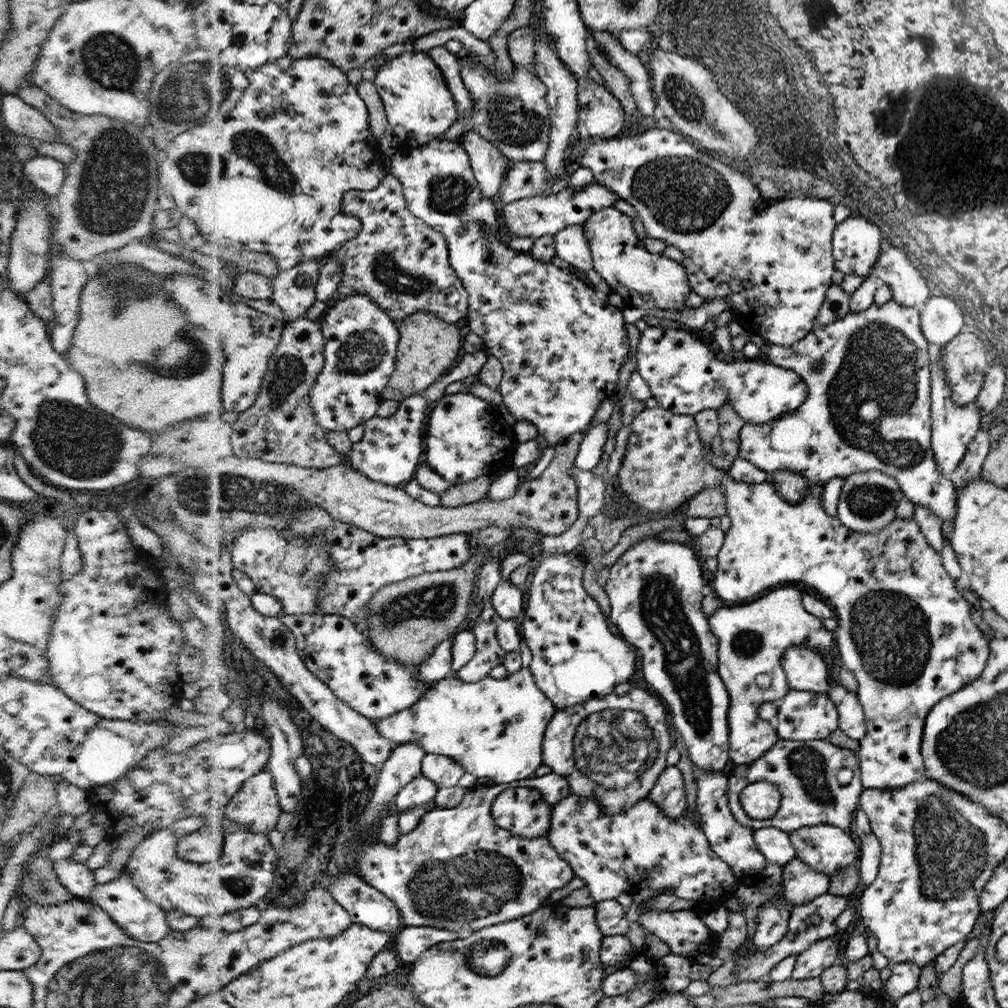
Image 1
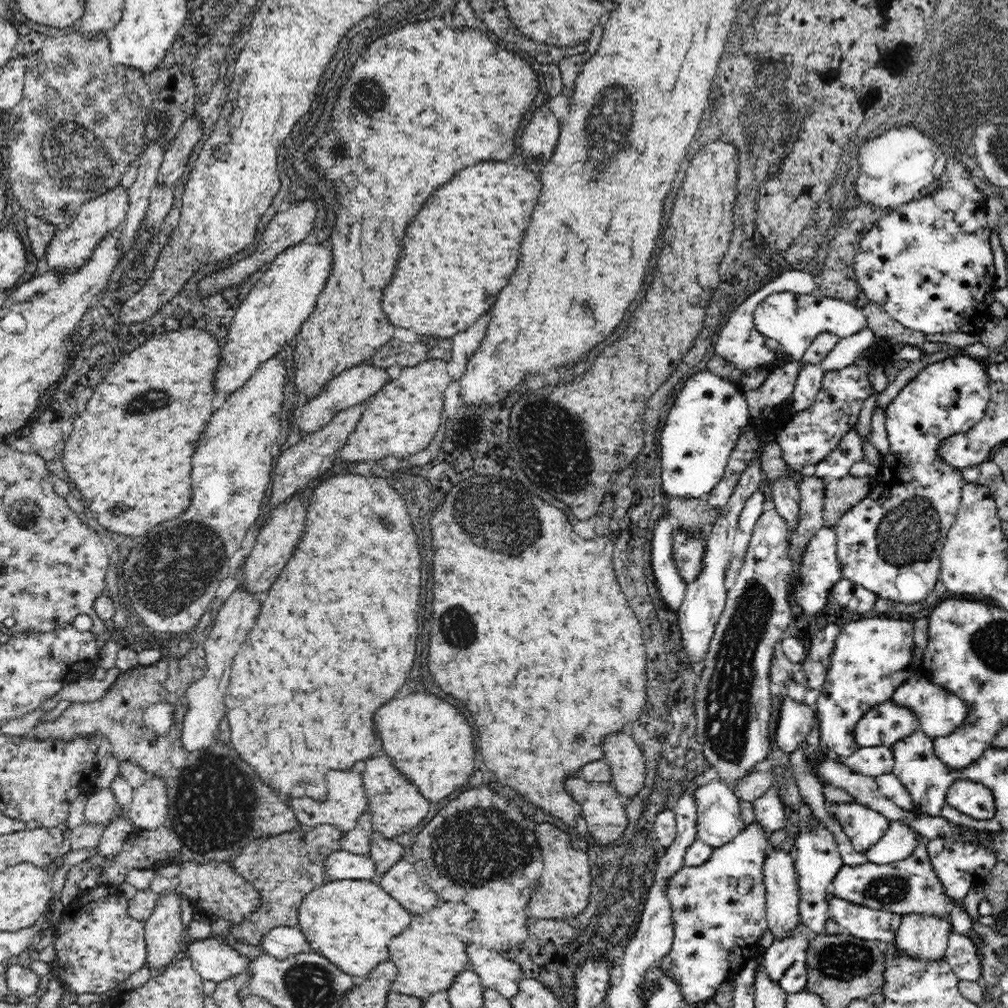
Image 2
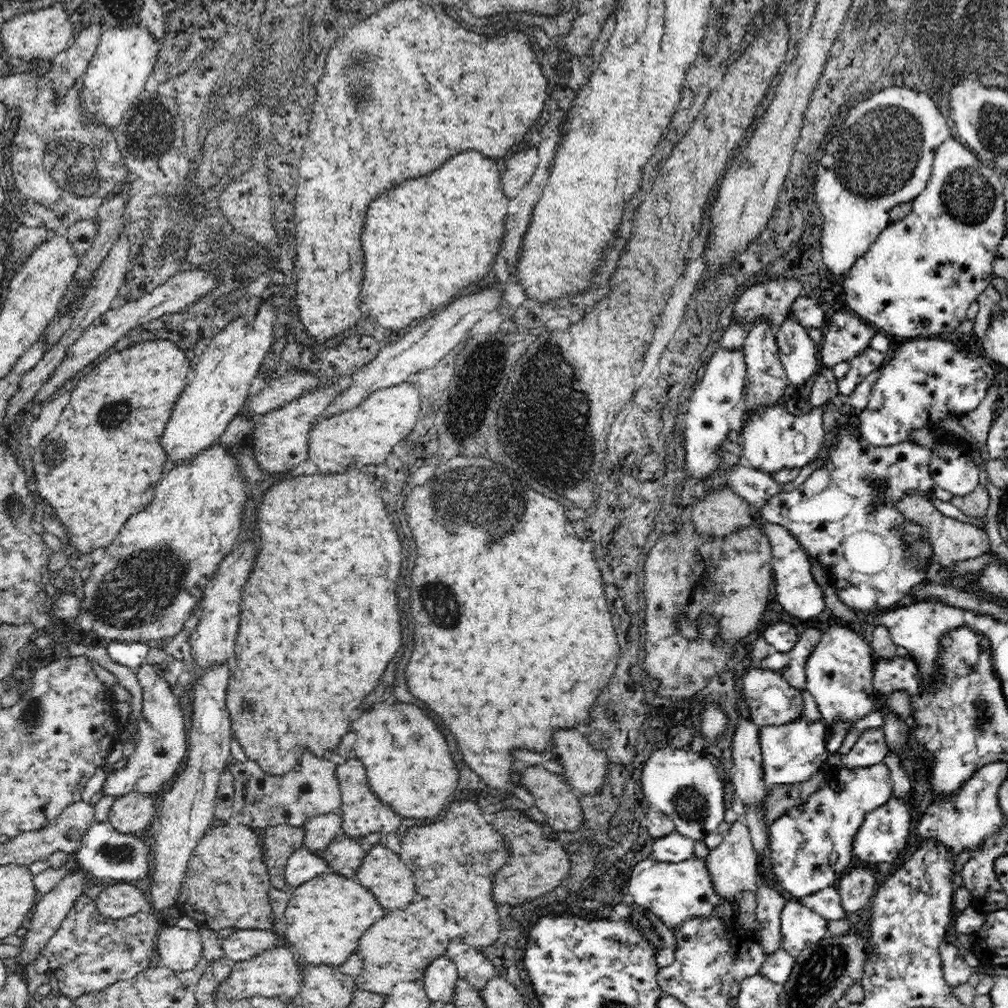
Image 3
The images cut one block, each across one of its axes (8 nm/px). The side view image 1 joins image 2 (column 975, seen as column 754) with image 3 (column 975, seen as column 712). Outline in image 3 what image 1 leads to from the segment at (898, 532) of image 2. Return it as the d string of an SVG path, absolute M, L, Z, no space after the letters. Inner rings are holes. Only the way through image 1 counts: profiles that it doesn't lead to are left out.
M916 338L902 344L894 350L890 364L884 366L867 407L856 412L859 431L874 446L890 446L908 441L912 430L927 428L930 422L962 416L978 408L996 376L987 359L978 352L944 342L944 338Z

